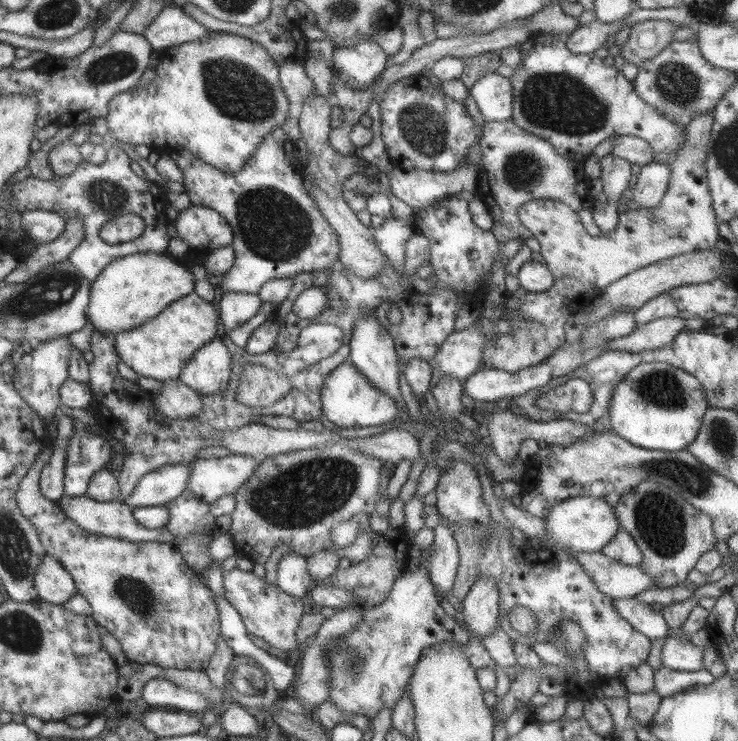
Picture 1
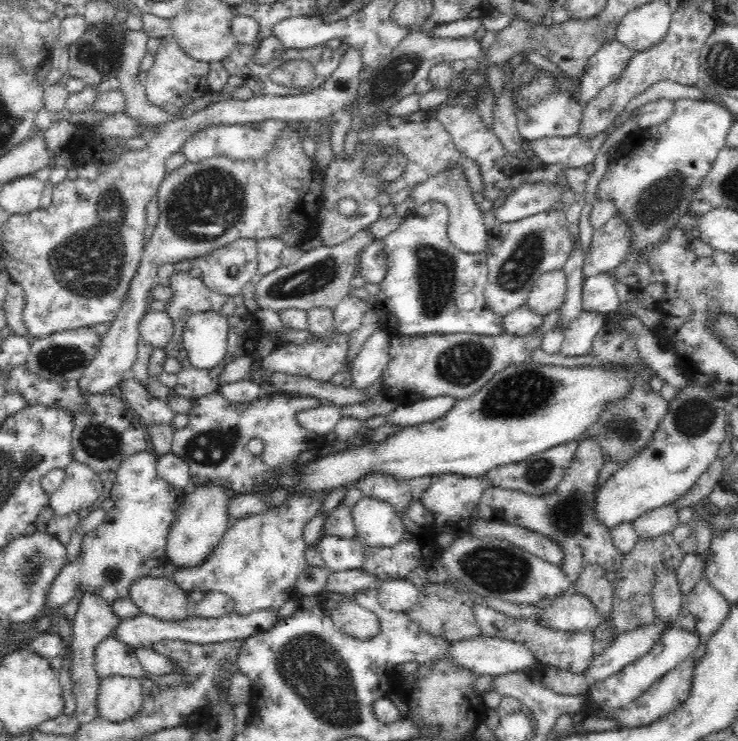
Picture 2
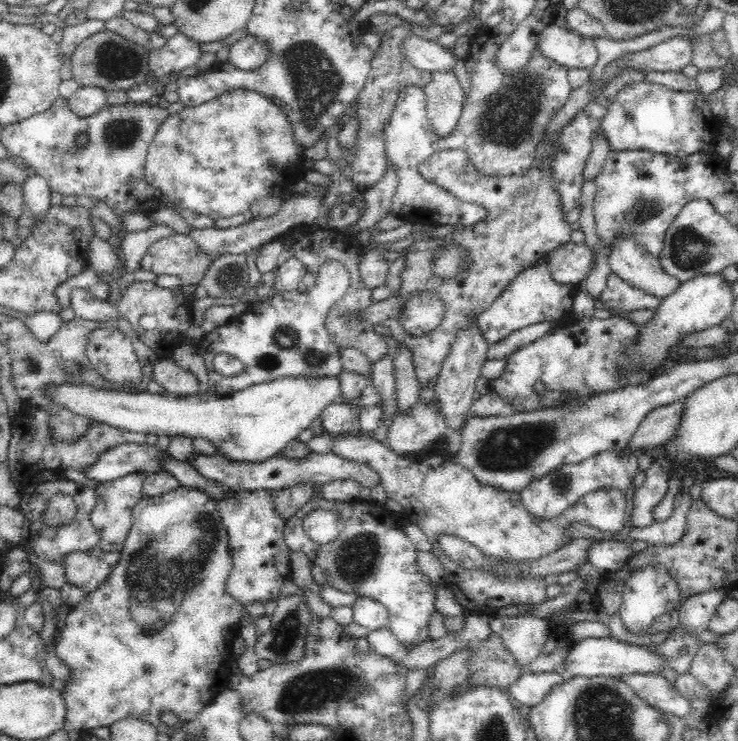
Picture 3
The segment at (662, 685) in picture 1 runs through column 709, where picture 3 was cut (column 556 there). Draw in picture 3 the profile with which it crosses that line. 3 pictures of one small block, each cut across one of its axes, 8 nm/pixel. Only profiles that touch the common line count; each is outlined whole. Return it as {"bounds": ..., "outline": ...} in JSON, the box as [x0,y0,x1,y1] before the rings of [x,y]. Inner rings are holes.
{"bounds":[506,672,564,709],"outline":[[[529,672],[522,673],[515,682],[506,689],[510,698],[521,706],[532,709],[542,703],[542,700],[554,684],[564,680],[561,672]]]}

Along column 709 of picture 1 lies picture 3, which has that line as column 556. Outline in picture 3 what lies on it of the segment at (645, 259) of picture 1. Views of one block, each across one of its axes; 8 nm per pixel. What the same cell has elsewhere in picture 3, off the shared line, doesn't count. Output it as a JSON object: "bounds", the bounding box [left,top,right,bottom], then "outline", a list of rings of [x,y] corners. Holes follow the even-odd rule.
{"bounds":[356,83,588,388],"outline":[[[588,83],[583,86],[572,89],[569,92],[569,97],[560,110],[557,110],[556,114],[551,118],[551,122],[546,126],[547,132],[543,141],[536,149],[536,159],[533,168],[524,177],[502,177],[502,176],[485,176],[483,172],[475,169],[474,162],[467,156],[466,151],[462,149],[442,149],[436,151],[426,160],[420,164],[419,172],[427,181],[444,188],[448,194],[452,194],[454,198],[459,199],[462,203],[470,203],[472,205],[478,205],[482,207],[487,214],[485,220],[478,222],[472,228],[464,228],[460,232],[452,232],[452,234],[446,234],[443,238],[430,238],[417,241],[416,244],[410,246],[406,250],[406,262],[402,272],[400,273],[401,283],[400,292],[398,294],[391,295],[386,300],[380,300],[380,302],[372,302],[368,308],[364,310],[358,310],[356,312],[357,320],[360,322],[368,322],[372,325],[380,324],[380,326],[387,326],[391,331],[391,336],[396,338],[399,344],[405,344],[410,351],[411,361],[415,368],[415,375],[420,383],[421,388],[434,388],[437,383],[440,371],[444,364],[444,360],[448,358],[454,342],[456,342],[456,336],[460,330],[466,330],[470,326],[470,320],[477,318],[490,304],[494,303],[496,298],[500,297],[500,294],[504,292],[504,287],[508,286],[508,283],[520,272],[524,267],[535,265],[538,262],[543,262],[546,258],[546,254],[553,251],[556,248],[560,248],[570,241],[572,234],[570,230],[570,224],[564,223],[564,213],[562,213],[562,207],[560,207],[560,199],[556,195],[556,191],[552,189],[552,177],[548,173],[544,173],[544,162],[547,162],[550,157],[549,150],[551,149],[551,142],[555,139],[557,132],[564,126],[565,122],[571,121],[573,114],[576,114],[577,110],[580,110],[586,106],[588,101]],[[450,244],[456,244],[460,246],[466,255],[468,255],[468,261],[472,262],[468,272],[464,274],[458,274],[456,278],[452,280],[441,280],[437,276],[432,274],[430,270],[430,263],[433,250],[436,248],[444,248],[444,246],[450,246]],[[416,290],[432,290],[436,292],[440,299],[445,303],[447,312],[444,320],[440,322],[440,326],[426,334],[426,336],[410,336],[406,334],[397,323],[396,317],[398,312],[402,308],[402,304],[405,298],[408,298],[412,292]]]}

